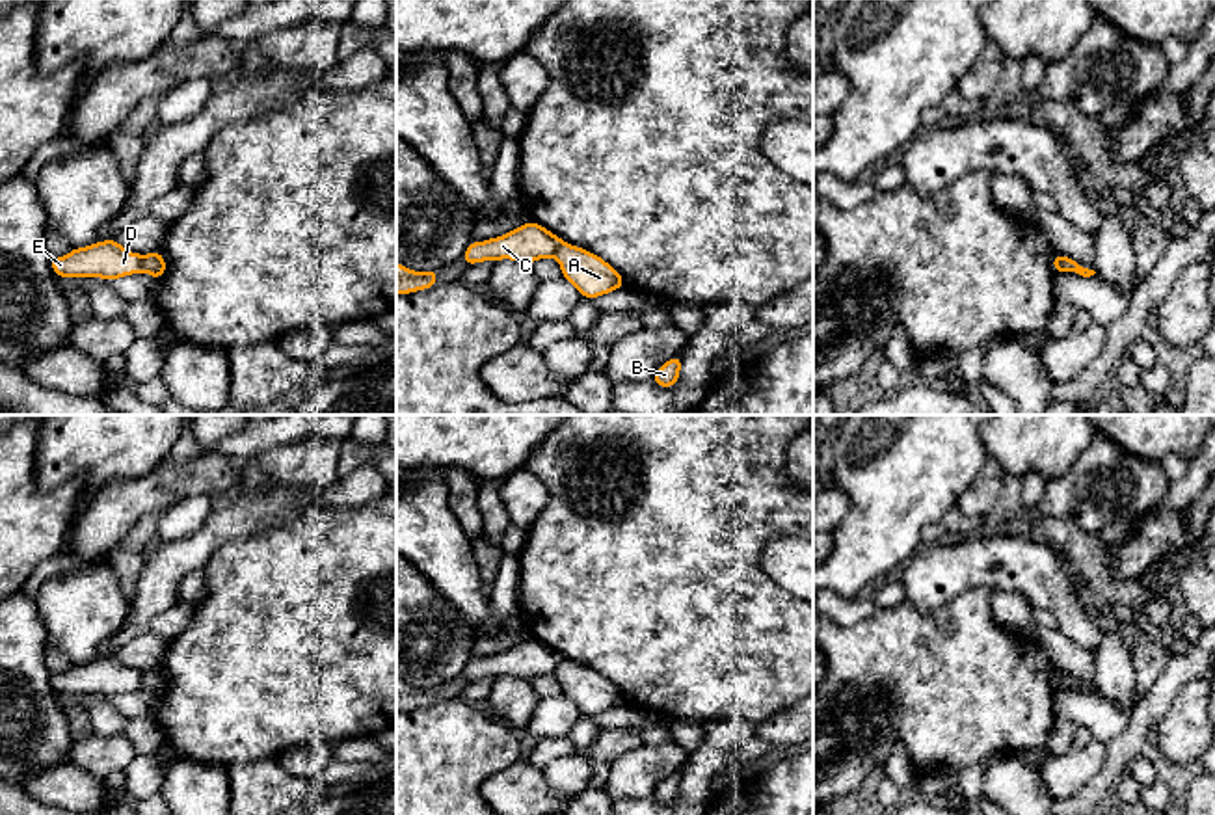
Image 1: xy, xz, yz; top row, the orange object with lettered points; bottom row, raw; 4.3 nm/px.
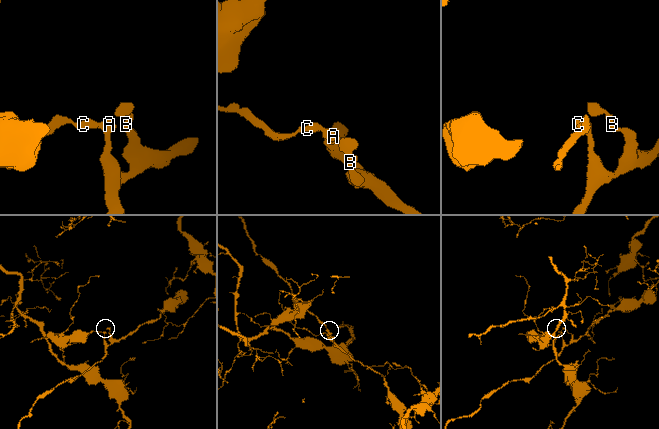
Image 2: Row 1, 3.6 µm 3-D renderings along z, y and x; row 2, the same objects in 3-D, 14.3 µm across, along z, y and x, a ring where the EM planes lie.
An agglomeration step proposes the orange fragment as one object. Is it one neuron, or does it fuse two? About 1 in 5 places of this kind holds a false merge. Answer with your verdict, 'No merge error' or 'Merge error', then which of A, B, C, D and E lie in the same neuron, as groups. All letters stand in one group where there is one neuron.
Merge error. Groups: A B / C D E

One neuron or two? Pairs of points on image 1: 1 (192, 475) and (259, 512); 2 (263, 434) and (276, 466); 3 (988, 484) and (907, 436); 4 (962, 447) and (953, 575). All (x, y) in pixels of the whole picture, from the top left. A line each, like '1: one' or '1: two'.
1: two
2: two
3: two
4: two

